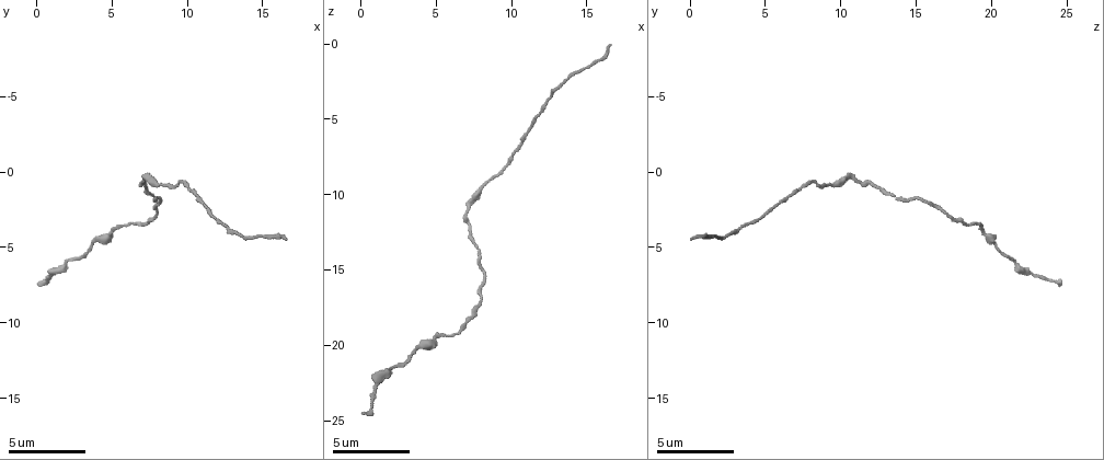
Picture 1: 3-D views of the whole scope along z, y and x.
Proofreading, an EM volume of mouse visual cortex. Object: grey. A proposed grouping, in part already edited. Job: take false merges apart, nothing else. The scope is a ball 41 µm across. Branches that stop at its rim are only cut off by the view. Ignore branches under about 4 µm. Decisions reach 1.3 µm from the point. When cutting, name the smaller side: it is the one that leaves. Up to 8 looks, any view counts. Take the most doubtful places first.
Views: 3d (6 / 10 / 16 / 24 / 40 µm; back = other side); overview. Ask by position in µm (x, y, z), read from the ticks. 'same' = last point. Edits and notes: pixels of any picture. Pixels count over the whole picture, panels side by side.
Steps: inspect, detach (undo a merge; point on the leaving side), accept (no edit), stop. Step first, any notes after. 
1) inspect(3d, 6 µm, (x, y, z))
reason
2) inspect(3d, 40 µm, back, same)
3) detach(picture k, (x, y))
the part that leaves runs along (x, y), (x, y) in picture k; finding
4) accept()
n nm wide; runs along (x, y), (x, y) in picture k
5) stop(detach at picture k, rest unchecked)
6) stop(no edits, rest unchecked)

inspect(3d, 10 µm, (7.4, 3.4, 18.2))
calibre changes

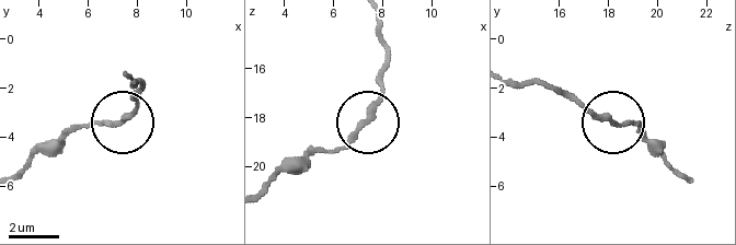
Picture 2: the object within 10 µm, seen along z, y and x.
inspect(3d, 6 µm, (7.4, 3.2, 18.1))

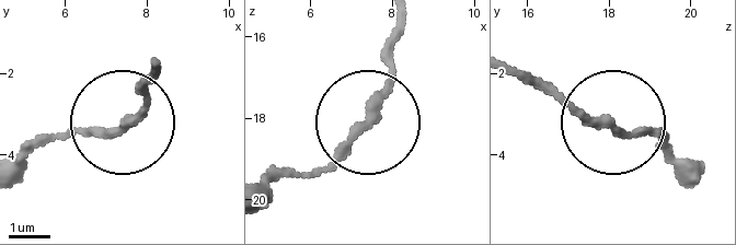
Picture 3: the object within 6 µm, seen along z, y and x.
accept()
runs along (149, 65), (146, 96), (125, 120), (37, 138) in picture 3; one neuron here

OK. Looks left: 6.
inspect(3d, 10 µm, (8.2, 1.0, 9.6))
sudden change in width

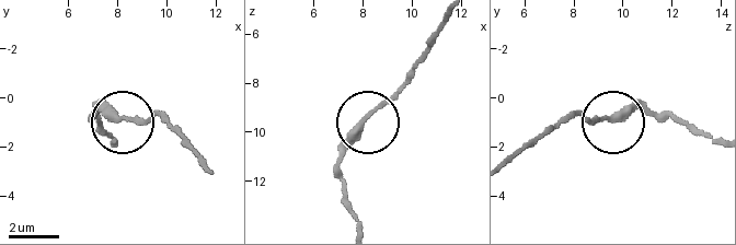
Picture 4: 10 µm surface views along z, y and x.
inspect(3d, 10 µm, back, (8.2, 0.8, 9.5))
from behind

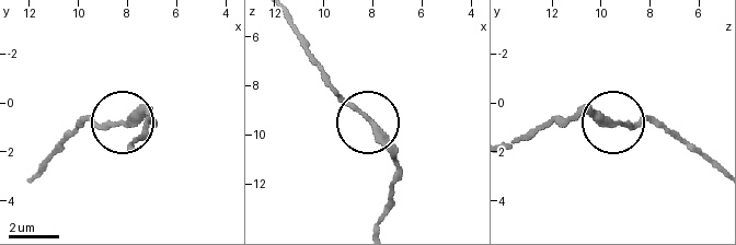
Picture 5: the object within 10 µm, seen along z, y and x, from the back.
accept()
runs along (145, 128), (150, 121), (142, 115), (78, 121) in picture 5; all the same neuron

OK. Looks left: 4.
inspect(3d, 10 µm, (3.6, 5.0, 20.2))
sudden change in width

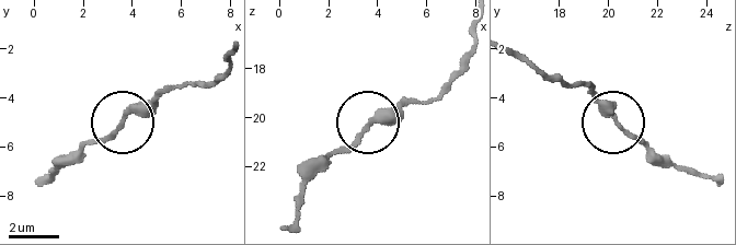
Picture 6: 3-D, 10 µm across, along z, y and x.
inspect(3d, 10 µm, back, (3.8, 4.7, 20.2))

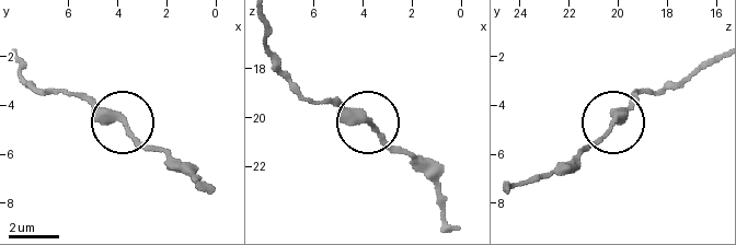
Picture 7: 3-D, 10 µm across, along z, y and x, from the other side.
accept()
310 nm wide; one neuron here

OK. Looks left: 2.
inspect(3d, 6 µm, (12.4, 3.6, 3.8))
thin neck

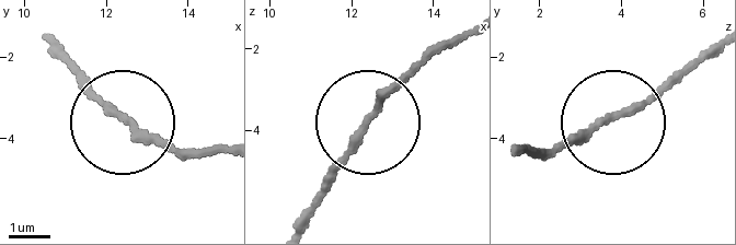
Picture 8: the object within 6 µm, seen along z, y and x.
accept()
runs along (298, 218), (379, 103), (427, 54) in picture 8; all the same neuron

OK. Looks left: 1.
stop(no edits, rest unchecked)

